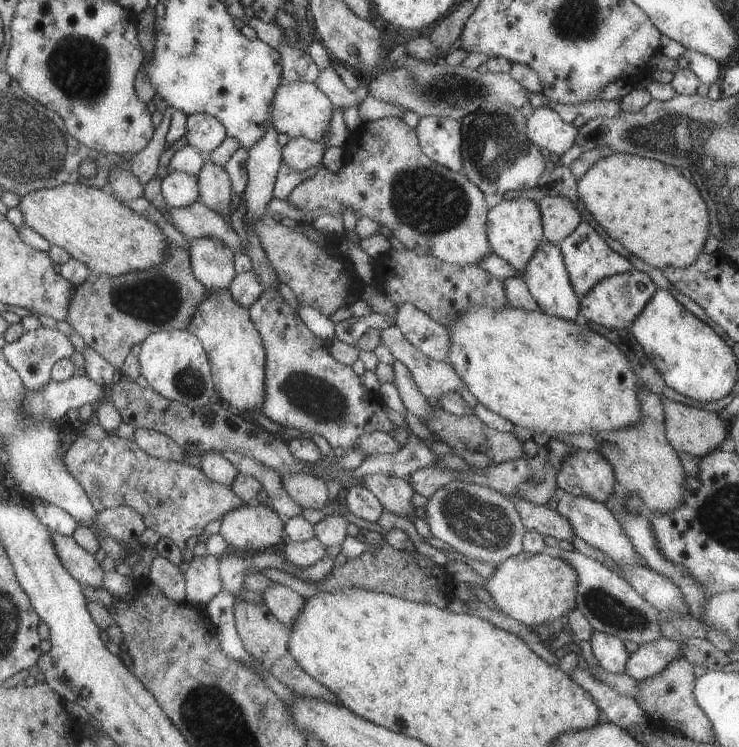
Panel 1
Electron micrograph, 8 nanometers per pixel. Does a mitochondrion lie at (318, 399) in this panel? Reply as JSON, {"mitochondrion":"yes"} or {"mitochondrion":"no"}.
{"mitochondrion":"yes"}

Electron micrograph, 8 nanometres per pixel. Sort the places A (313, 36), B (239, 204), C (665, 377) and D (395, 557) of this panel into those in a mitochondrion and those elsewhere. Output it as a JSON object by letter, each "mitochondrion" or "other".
{"A":"other","B":"other","C":"other","D":"other"}

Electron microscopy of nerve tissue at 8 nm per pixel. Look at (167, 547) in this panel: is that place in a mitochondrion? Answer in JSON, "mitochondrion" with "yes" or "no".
{"mitochondrion":"no"}

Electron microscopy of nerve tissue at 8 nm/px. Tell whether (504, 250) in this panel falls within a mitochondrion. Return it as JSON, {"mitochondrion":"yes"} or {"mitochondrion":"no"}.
{"mitochondrion":"no"}

